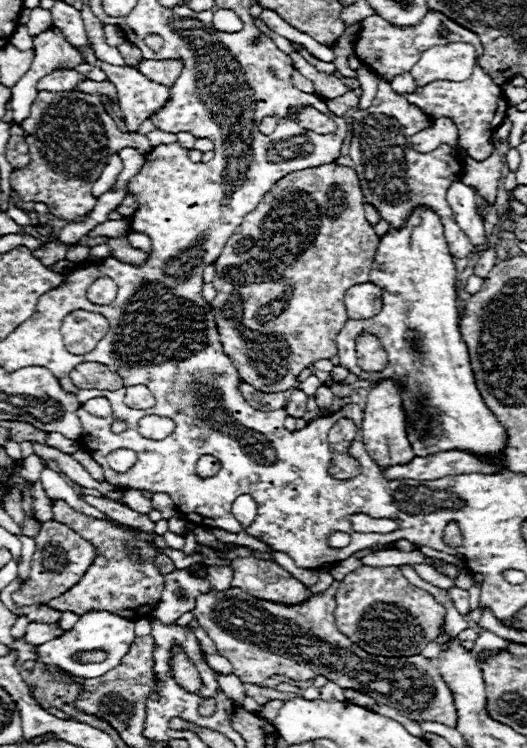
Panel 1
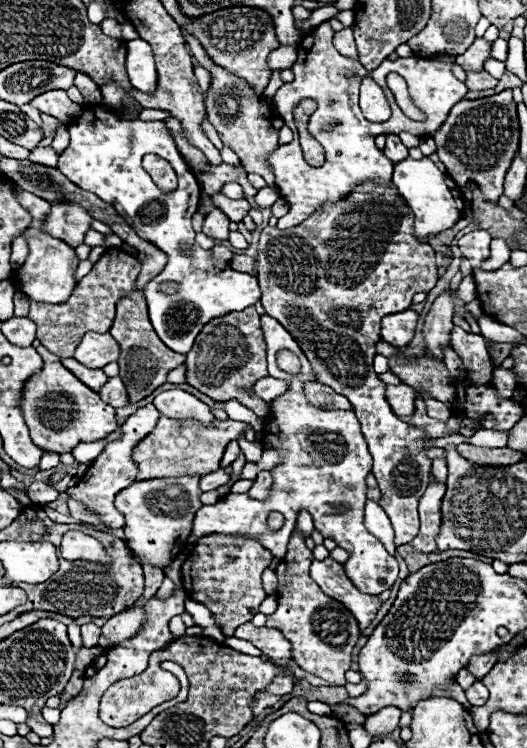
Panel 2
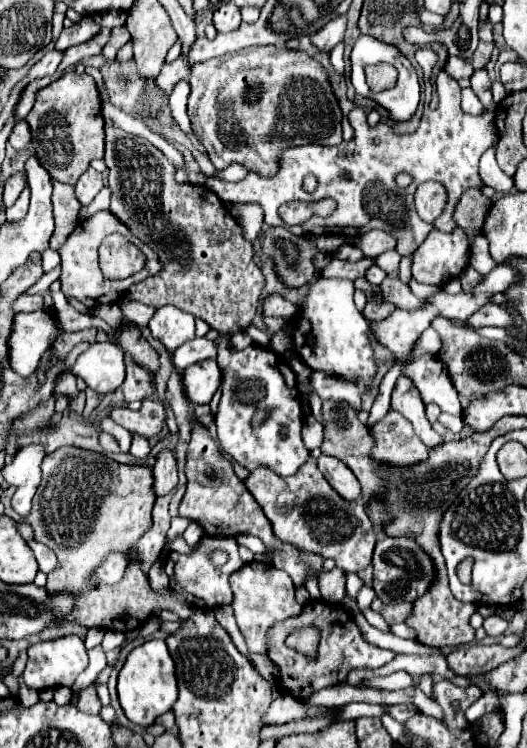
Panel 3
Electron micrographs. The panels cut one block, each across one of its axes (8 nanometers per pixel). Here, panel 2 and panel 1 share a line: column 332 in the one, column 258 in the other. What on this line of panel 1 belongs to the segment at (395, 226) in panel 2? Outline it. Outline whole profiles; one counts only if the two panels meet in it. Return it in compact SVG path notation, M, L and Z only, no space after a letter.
M322 164L318 168L306 168L302 172L292 172L290 176L284 176L282 180L278 180L278 184L274 184L274 188L270 188L270 192L266 192L266 196L260 200L260 204L254 208L254 212L248 212L244 216L242 224L236 228L234 236L230 236L226 248L222 250L218 260L214 262L216 274L212 280L212 284L216 288L216 298L210 302L210 306L214 310L216 328L218 328L218 334L222 340L222 348L224 348L226 356L230 356L230 360L238 368L238 376L242 376L242 380L246 384L250 384L262 392L284 392L288 388L298 386L296 378L304 368L308 368L310 364L314 364L320 358L336 356L336 336L348 320L348 312L344 306L346 288L350 288L354 284L368 282L368 274L372 270L378 242L380 240L378 240L374 228L368 224L368 220L364 216L364 196L362 196L354 168L348 168L342 164Z

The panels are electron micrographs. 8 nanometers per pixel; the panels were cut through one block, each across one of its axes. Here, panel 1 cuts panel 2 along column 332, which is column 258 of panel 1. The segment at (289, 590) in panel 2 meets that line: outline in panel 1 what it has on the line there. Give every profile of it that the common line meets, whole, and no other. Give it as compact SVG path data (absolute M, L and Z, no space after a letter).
M330 586L326 594L322 596L310 596L300 606L284 606L274 604L266 600L258 600L240 588L230 588L226 592L210 592L200 594L196 598L196 608L192 610L194 618L198 620L200 628L208 632L208 636L216 642L220 654L230 660L234 674L244 684L262 684L272 674L284 674L292 680L310 680L318 674L324 678L336 682L342 688L354 688L362 694L368 694L380 704L388 704L396 710L400 710L406 718L414 722L440 722L448 728L456 728L456 706L450 688L438 674L438 668L432 664L432 660L424 656L410 656L410 658L382 658L382 656L370 656L368 652L362 652L354 642L350 642L342 632L338 632L334 624L334 600L336 588Z

